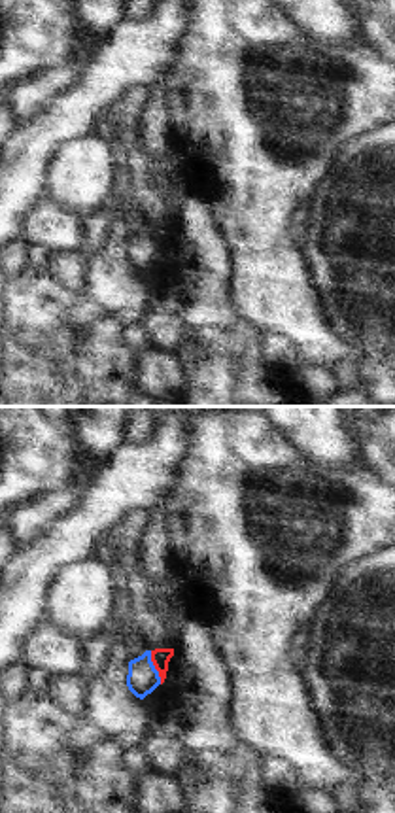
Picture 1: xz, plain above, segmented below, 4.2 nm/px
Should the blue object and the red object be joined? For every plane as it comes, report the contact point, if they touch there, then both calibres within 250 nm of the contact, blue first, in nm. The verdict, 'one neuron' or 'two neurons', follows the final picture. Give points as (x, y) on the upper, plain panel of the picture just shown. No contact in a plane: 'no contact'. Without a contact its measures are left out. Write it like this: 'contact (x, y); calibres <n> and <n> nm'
contact (154, 244); calibres 140 and 80 nm

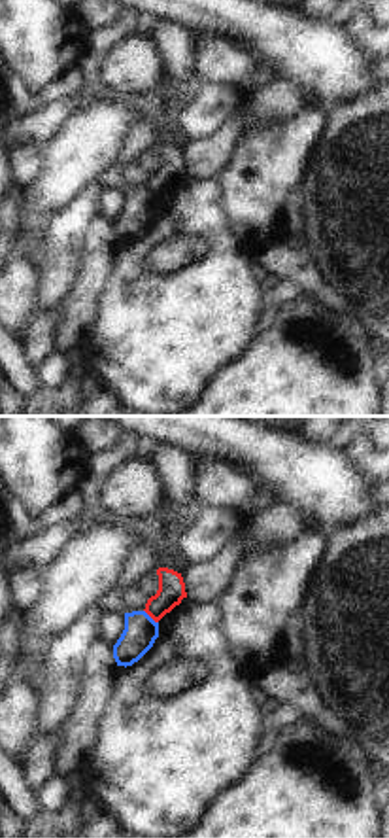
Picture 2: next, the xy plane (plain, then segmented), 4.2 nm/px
contact (150, 193); calibres 140 and 120 nm

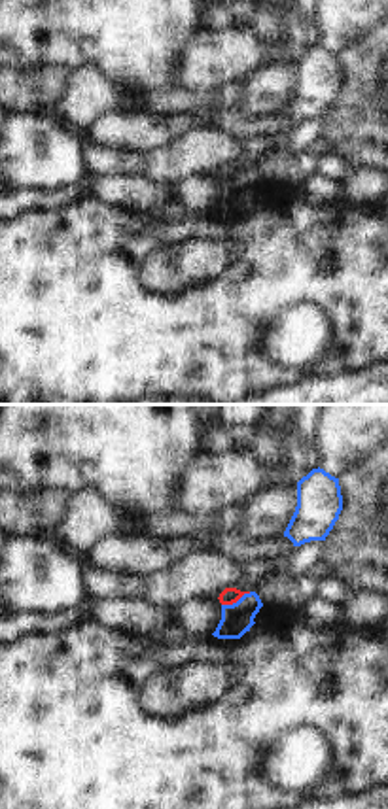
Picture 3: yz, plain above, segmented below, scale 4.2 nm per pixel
contact (237, 178); calibres 140 and 70 nm

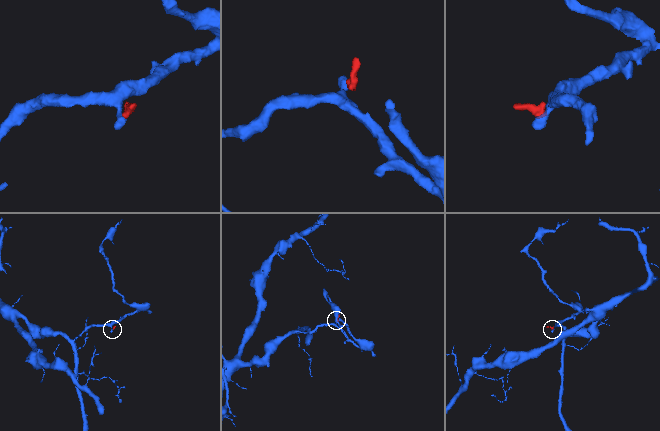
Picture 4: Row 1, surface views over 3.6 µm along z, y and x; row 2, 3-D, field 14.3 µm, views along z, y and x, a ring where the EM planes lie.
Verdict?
two neurons

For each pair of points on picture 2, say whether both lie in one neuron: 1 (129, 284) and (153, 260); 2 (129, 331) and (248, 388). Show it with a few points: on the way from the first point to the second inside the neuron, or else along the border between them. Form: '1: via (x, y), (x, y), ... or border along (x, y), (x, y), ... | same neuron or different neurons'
1: border along (174, 235), (146, 254), (142, 265), (150, 273) | different neurons
2: border along (248, 345), (212, 377), (199, 396) | different neurons

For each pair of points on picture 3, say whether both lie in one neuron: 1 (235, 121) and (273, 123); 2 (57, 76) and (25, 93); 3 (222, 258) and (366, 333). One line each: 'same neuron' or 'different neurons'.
1: same neuron
2: same neuron
3: different neurons

